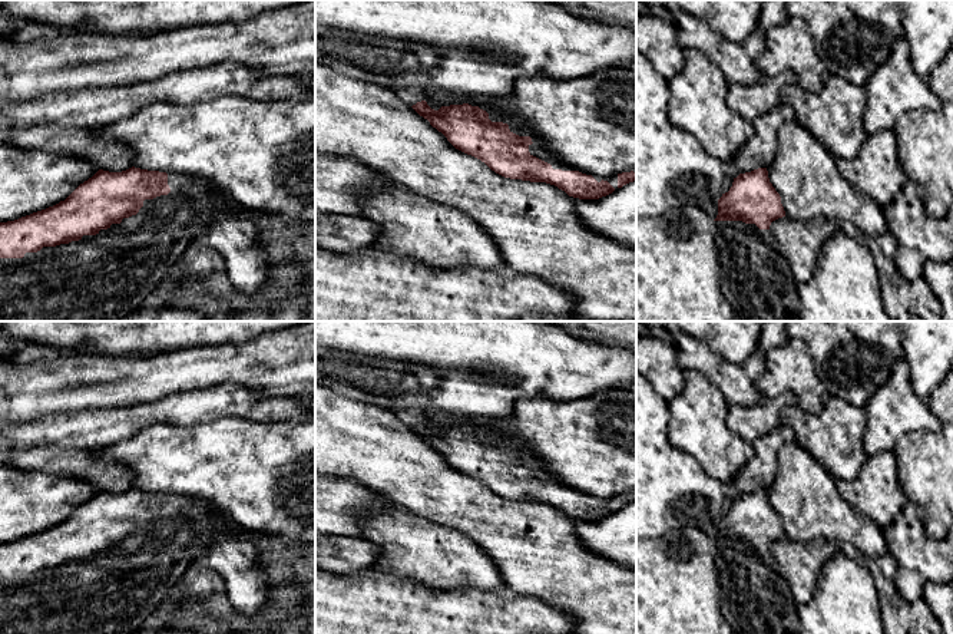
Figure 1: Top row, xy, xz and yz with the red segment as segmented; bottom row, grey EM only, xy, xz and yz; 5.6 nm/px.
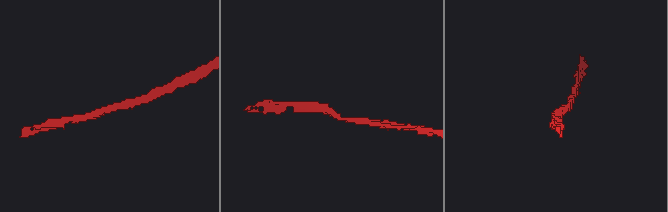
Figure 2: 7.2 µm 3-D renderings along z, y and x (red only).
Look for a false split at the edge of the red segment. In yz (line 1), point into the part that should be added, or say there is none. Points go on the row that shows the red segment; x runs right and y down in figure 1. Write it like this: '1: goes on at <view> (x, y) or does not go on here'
1: goes on at yz (755, 277)

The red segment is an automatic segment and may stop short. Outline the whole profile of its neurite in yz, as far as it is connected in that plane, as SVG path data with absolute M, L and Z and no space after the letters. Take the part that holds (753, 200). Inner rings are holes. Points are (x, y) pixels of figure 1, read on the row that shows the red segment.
M767 168L739 174L718 199L715 248L721 288L734 318L751 321L801 321L797 281L778 241L770 231L772 221L785 217L781 197L768 178Z

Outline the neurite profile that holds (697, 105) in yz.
M685 49L684 60L684 69L668 80L669 120L694 135L711 155L731 164L754 136L754 125L727 105L729 85L709 57Z

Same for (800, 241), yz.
M782 217L771 222L770 231L777 238L797 284L811 278L823 245L837 228L838 225L827 218L794 221Z

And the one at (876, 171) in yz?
M894 129L868 135L854 159L837 159L835 166L847 182L881 208L901 191L907 175L900 164Z

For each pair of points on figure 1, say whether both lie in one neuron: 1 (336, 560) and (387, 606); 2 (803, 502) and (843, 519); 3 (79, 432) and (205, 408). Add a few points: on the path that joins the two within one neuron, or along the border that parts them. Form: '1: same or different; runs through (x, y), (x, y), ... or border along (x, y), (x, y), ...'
1: different; border along (373, 568), (353, 573), (330, 573)
2: same; runs through (813, 509), (833, 518)
3: same; runs through (111, 425), (151, 412), (174, 409)

